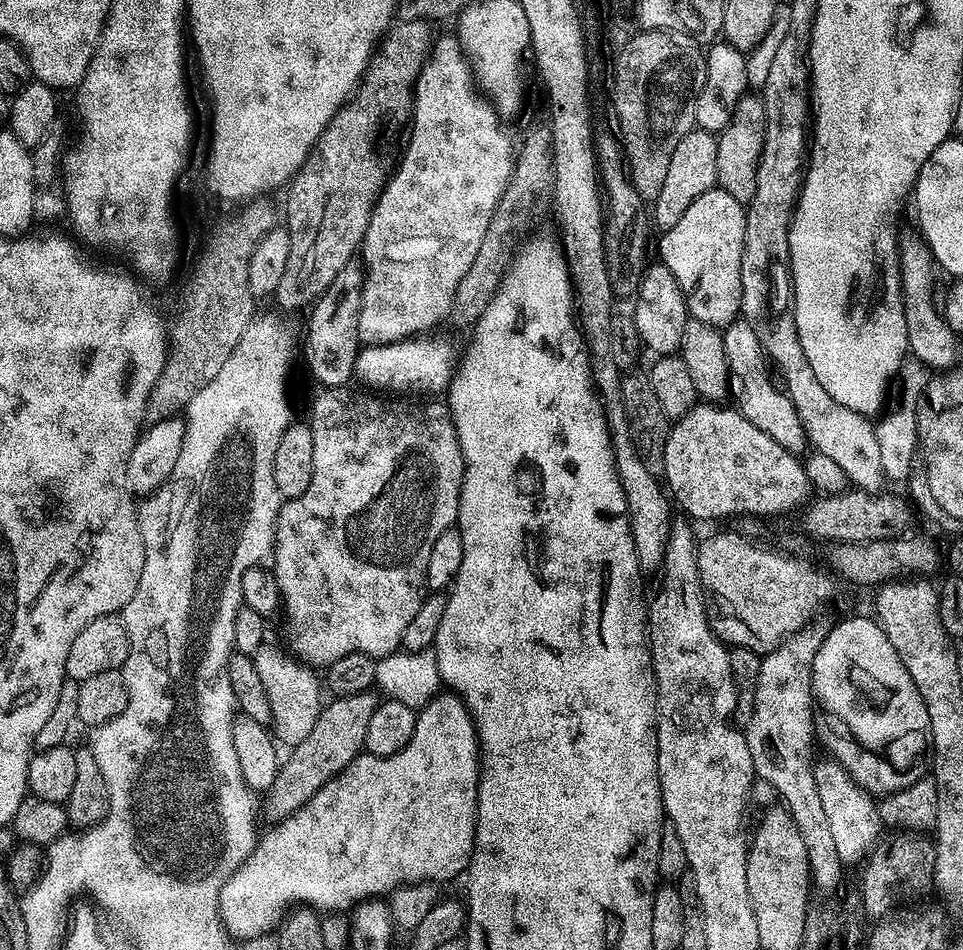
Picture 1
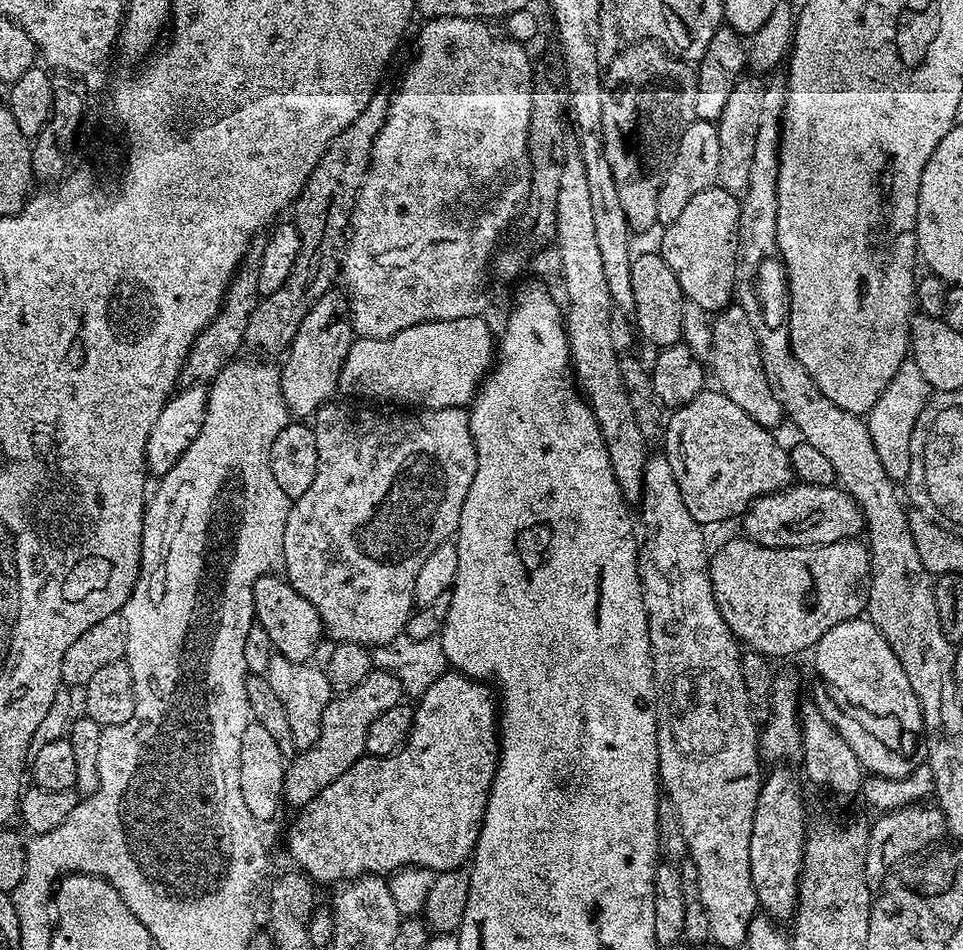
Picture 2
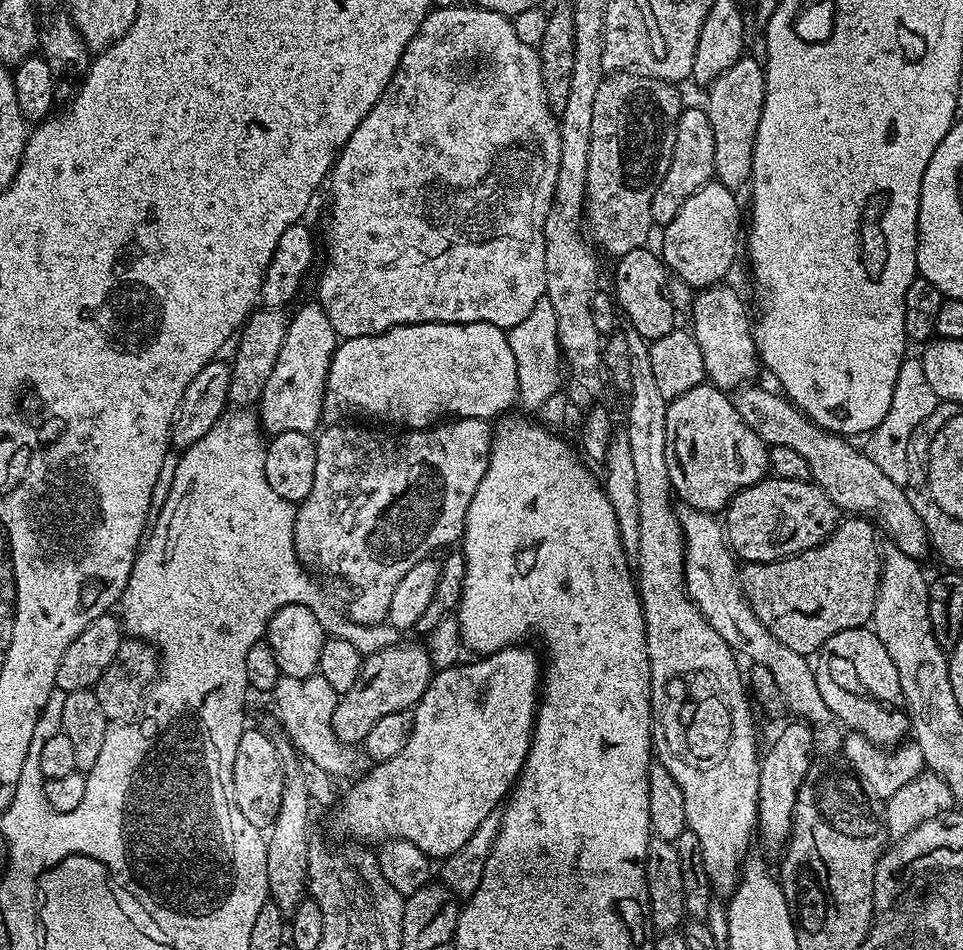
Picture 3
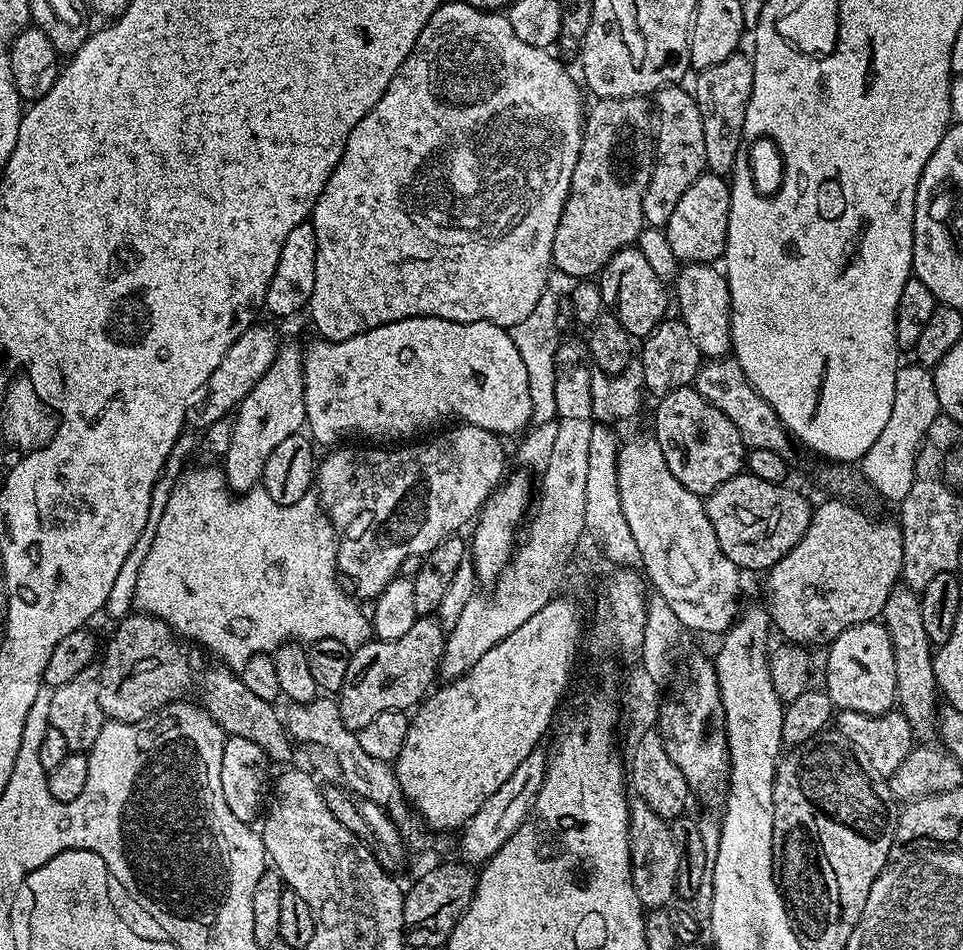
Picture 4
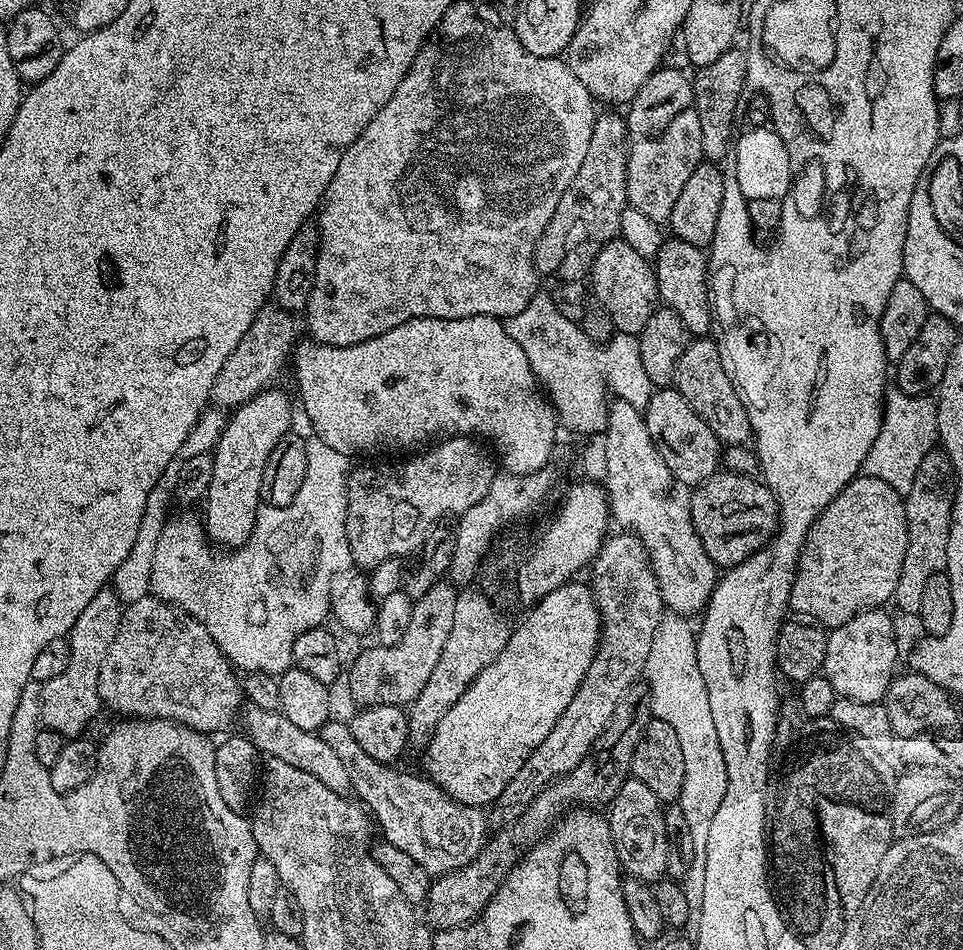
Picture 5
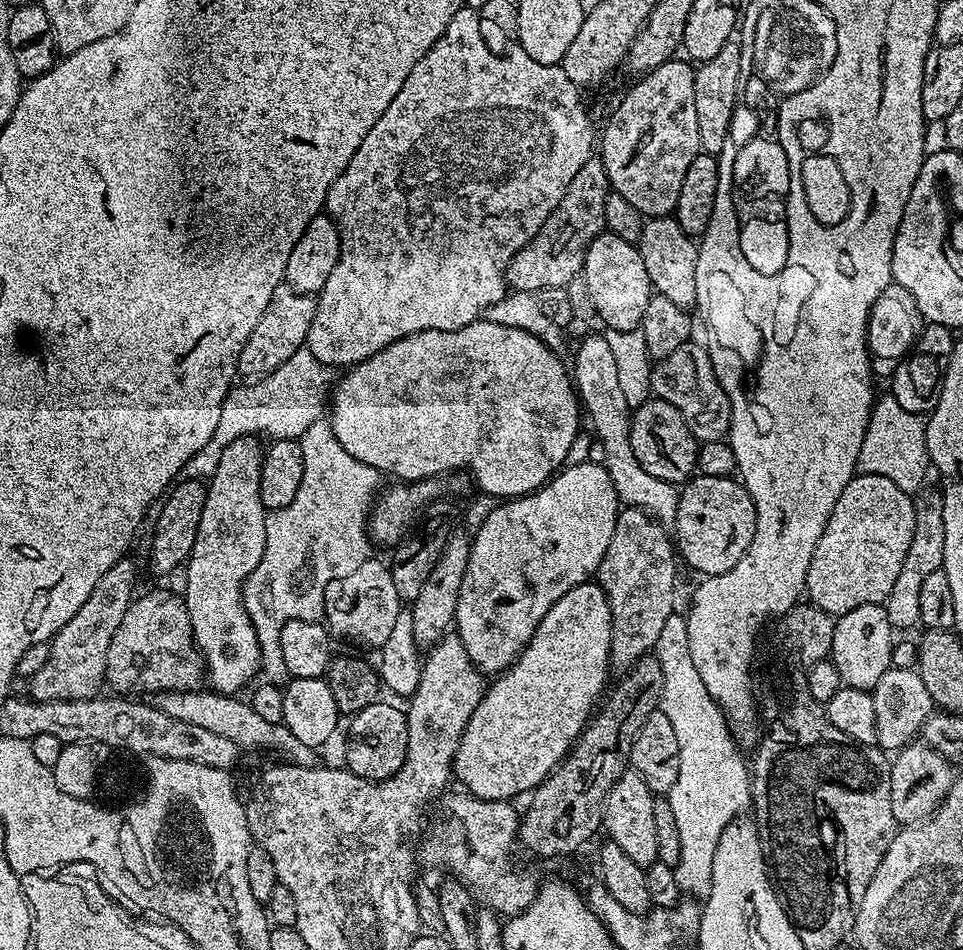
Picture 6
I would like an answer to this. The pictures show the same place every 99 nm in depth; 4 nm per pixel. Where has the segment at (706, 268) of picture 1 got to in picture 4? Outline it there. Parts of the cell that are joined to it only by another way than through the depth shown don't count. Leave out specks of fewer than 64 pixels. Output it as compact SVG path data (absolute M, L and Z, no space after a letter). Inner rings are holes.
M705 174L699 176L682 194L678 206L674 206L674 214L670 214L670 222L663 229L676 258L684 264L712 264L724 255L726 246L726 230L730 218L730 198L732 189L729 181L723 176Z

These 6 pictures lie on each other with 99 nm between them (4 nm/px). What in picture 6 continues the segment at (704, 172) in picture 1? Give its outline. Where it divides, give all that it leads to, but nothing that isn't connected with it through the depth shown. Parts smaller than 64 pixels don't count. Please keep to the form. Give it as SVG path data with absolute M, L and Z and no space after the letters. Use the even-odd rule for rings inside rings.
M673 58L658 66L653 72L645 72L640 80L624 96L624 101L612 112L604 124L604 133L598 136L598 159L604 166L611 191L634 206L644 218L672 216L678 206L678 194L682 194L682 182L690 162L701 155L698 142L698 113L694 111L694 78L696 68L687 59Z

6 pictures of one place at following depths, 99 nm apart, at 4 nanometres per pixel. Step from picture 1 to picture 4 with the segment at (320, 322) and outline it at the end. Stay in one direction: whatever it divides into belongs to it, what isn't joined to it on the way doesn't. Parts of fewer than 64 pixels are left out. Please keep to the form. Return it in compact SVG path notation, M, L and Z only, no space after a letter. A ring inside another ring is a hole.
M285 343L281 347L270 370L258 378L254 390L246 394L234 415L234 438L230 438L230 446L222 457L222 471L233 493L243 494L261 483L266 458L274 454L278 442L297 435L305 427L304 353L301 345Z

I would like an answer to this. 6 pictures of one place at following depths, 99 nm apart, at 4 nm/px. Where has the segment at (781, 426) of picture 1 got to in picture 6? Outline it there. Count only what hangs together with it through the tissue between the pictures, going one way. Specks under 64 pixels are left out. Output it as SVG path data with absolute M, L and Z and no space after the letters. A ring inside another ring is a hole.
M657 216L643 221L638 247L642 262L646 262L646 274L650 274L653 289L659 295L670 298L674 306L691 309L696 302L694 270L698 266L698 244L687 236L672 216Z

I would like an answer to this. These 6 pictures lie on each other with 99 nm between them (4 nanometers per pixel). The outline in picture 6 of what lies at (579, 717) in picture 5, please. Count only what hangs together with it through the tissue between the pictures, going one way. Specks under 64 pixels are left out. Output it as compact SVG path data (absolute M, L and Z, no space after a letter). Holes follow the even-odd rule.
M621 507L616 516L614 534L610 534L610 546L606 546L606 554L602 554L602 562L598 566L595 579L604 595L608 597L612 629L610 630L610 654L608 663L617 673L623 674L631 668L638 658L651 653L658 642L658 634L662 634L662 626L666 626L666 618L674 615L672 608L676 604L676 564L674 544L669 533L664 533L665 525L661 521L643 512L641 508Z

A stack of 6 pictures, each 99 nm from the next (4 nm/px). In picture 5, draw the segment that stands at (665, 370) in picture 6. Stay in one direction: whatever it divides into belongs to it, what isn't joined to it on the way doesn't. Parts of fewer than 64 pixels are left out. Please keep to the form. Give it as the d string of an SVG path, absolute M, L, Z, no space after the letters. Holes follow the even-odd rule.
M696 338L688 343L678 360L674 386L686 398L686 402L714 430L721 445L748 444L753 439L752 423L748 408L740 398L736 387L730 382L718 354L718 345L712 338Z

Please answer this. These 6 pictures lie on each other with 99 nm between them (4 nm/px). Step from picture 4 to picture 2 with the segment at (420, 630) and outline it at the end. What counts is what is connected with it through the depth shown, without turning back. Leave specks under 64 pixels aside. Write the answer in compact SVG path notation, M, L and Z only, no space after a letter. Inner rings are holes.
M374 670L354 690L333 695L332 701L322 714L322 726L315 744L311 748L297 751L292 760L287 761L284 769L284 799L293 810L305 808L334 778L342 778L346 770L354 766L361 756L365 755L366 730L378 714L390 710L390 706L401 703L405 699L404 687L397 676L391 672Z

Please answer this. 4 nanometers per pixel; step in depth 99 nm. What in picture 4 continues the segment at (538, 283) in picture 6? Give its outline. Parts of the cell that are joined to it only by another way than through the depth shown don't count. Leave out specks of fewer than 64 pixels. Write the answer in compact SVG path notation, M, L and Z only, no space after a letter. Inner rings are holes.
M643 95L627 96L621 100L595 101L596 105L587 109L584 118L584 137L578 154L578 162L574 166L574 178L570 178L570 190L562 210L562 218L558 222L558 230L554 230L554 246L552 247L552 268L565 272L573 278L589 279L603 271L612 260L614 253L633 245L641 231L645 228L642 198L645 197L646 186L652 177L655 164L654 147L654 112Z

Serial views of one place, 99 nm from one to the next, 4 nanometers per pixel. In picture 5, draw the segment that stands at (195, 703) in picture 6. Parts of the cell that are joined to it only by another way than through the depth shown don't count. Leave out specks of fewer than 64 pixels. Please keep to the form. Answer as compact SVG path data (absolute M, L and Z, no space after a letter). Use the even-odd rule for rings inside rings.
M248 706L243 709L242 724L243 720L243 735L252 740L257 750L265 757L279 758L281 762L290 762L290 766L298 766L298 770L306 770L306 774L314 774L314 778L318 778L322 786L330 786L334 794L348 796L352 792L350 774L346 774L346 766L342 758L338 758L338 753L315 731L302 730L301 727L294 726L280 710L263 712Z

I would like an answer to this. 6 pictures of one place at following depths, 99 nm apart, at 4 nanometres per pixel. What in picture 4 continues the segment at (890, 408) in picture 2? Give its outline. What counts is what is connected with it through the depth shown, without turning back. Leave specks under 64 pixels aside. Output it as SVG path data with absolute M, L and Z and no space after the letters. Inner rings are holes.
M915 362L901 365L895 376L894 405L886 428L860 461L863 477L893 504L902 502L915 478L916 456L927 430L940 415L932 372Z

